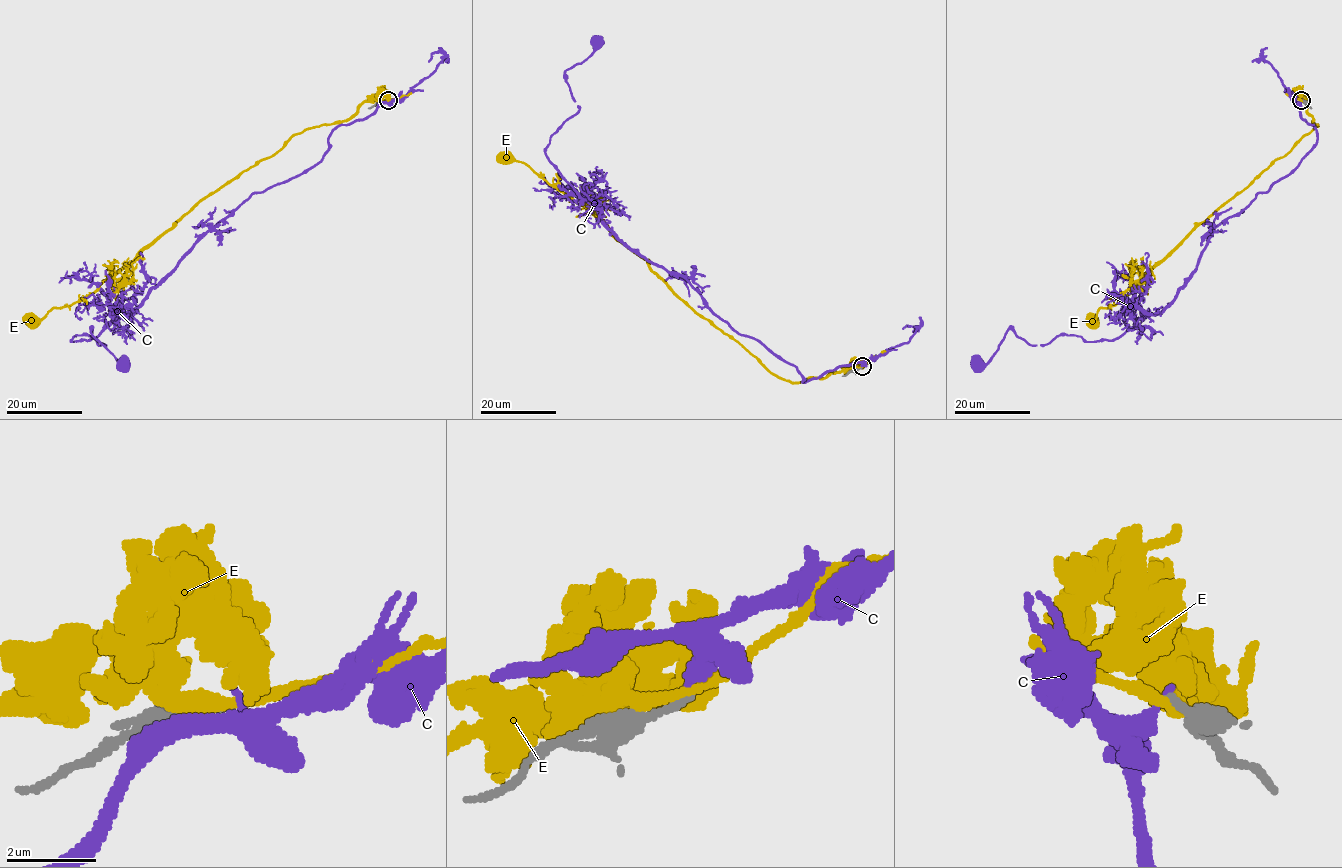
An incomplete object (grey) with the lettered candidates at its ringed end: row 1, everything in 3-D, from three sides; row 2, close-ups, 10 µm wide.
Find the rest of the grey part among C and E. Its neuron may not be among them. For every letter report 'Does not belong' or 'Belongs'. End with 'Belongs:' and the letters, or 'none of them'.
C: Does not belong
E: Does not belong
Belongs: none of them

